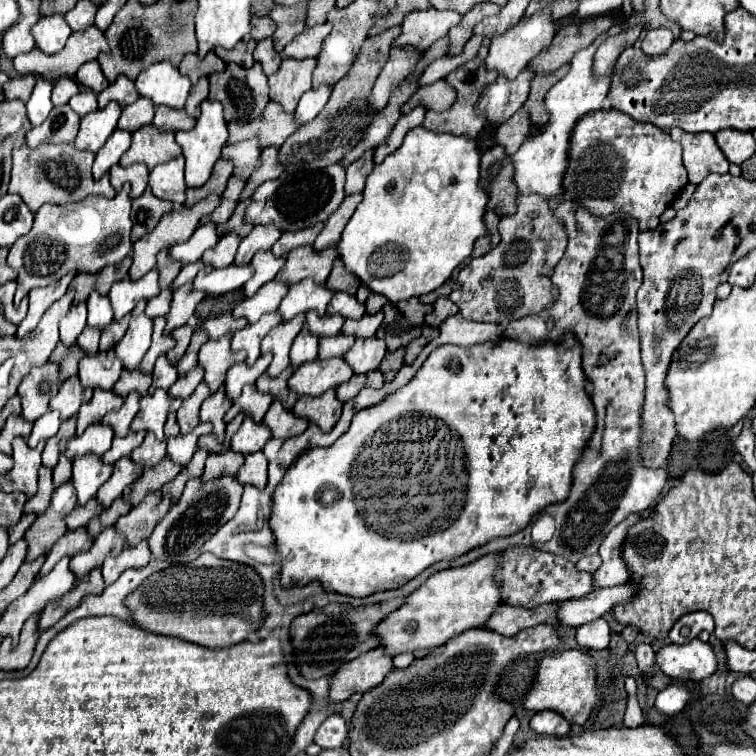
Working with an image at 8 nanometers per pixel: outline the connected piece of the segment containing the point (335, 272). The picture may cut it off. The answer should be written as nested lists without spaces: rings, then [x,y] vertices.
[[[337,258],[335,260],[335,264],[333,264],[333,270],[331,270],[331,274],[329,274],[329,278],[327,278],[327,288],[331,288],[331,290],[341,290],[341,292],[347,292],[347,294],[351,294],[351,296],[355,296],[357,292],[357,288],[361,286],[361,282],[359,282],[359,278],[357,276],[353,276],[351,278],[351,274],[345,270],[345,266],[343,266],[343,262]]]

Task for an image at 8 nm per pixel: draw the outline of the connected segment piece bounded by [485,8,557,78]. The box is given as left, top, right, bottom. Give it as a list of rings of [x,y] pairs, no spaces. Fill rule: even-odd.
[[[543,8],[531,16],[523,16],[507,32],[491,38],[489,56],[487,56],[485,64],[489,70],[497,70],[501,76],[515,78],[543,48],[547,48],[547,44],[551,44],[555,32],[557,32],[557,26],[555,26],[555,20],[551,18],[551,8]]]

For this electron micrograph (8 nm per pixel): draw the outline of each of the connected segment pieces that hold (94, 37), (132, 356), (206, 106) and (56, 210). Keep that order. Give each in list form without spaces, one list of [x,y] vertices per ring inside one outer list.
[[[89,26],[83,32],[73,32],[65,48],[57,54],[45,54],[43,50],[33,48],[27,54],[15,56],[13,62],[19,74],[35,74],[57,80],[61,76],[75,76],[79,66],[95,60],[97,54],[107,52],[107,48],[105,34],[97,26]]]
[[[141,300],[135,310],[131,312],[131,322],[125,332],[125,336],[115,344],[115,354],[123,362],[125,368],[137,368],[141,358],[145,356],[149,344],[151,344],[151,334],[153,334],[153,320],[145,314],[147,300]]]
[[[203,100],[201,116],[197,118],[195,128],[189,130],[189,132],[177,132],[175,134],[175,140],[183,148],[183,156],[187,160],[187,164],[185,164],[185,182],[187,182],[189,188],[203,186],[209,180],[209,176],[213,172],[213,166],[219,160],[221,150],[227,142],[227,136],[229,136],[229,132],[227,132],[227,122],[223,118],[223,106],[219,102]]]
[[[127,184],[115,198],[87,196],[73,204],[43,204],[33,228],[27,236],[21,236],[9,250],[7,262],[17,270],[15,306],[29,290],[53,284],[59,276],[65,276],[71,268],[77,272],[99,272],[109,264],[121,262],[133,248],[131,244],[131,198]]]

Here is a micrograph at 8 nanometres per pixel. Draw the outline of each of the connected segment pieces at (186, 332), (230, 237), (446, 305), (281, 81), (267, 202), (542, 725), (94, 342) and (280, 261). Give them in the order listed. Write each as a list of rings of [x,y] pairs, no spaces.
[[[189,324],[179,326],[179,328],[175,328],[171,334],[173,334],[173,338],[177,340],[177,344],[175,344],[175,348],[171,348],[171,352],[167,352],[167,358],[171,360],[171,364],[177,364],[179,358],[185,354],[187,346],[189,346],[189,340],[191,340],[191,336],[193,336],[193,326],[189,326]]]
[[[235,232],[223,234],[223,236],[219,238],[219,242],[203,254],[203,260],[205,260],[207,264],[211,264],[213,268],[225,268],[225,266],[233,264],[237,246],[239,246],[239,236],[237,236]]]
[[[437,298],[433,312],[425,316],[425,322],[427,322],[429,326],[437,328],[445,318],[449,318],[449,316],[453,316],[453,314],[457,314],[457,312],[459,312],[457,304],[453,304],[449,298]]]
[[[283,58],[279,72],[269,76],[271,100],[279,102],[287,112],[295,112],[299,98],[311,88],[311,76],[315,70],[315,58]]]
[[[331,164],[323,170],[289,174],[283,176],[281,180],[279,178],[267,180],[255,190],[251,204],[247,206],[245,212],[245,220],[253,224],[267,224],[273,220],[283,232],[309,228],[311,224],[325,222],[339,208],[339,204],[345,198],[343,186],[345,186],[345,168],[341,164]]]
[[[543,710],[543,712],[537,712],[531,718],[531,730],[535,734],[557,734],[557,736],[565,736],[571,730],[571,724],[559,712]]]
[[[85,326],[83,332],[79,334],[77,338],[77,344],[83,348],[85,354],[95,354],[99,350],[99,328],[91,328],[91,326]]]
[[[259,250],[253,260],[251,260],[253,268],[255,268],[255,276],[243,286],[245,290],[245,296],[251,298],[265,282],[273,280],[277,276],[277,272],[283,268],[285,264],[285,256],[273,256],[271,250]]]

